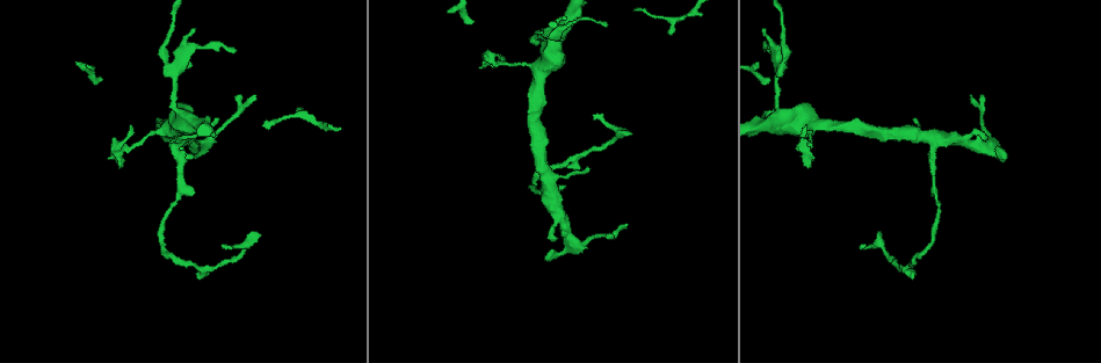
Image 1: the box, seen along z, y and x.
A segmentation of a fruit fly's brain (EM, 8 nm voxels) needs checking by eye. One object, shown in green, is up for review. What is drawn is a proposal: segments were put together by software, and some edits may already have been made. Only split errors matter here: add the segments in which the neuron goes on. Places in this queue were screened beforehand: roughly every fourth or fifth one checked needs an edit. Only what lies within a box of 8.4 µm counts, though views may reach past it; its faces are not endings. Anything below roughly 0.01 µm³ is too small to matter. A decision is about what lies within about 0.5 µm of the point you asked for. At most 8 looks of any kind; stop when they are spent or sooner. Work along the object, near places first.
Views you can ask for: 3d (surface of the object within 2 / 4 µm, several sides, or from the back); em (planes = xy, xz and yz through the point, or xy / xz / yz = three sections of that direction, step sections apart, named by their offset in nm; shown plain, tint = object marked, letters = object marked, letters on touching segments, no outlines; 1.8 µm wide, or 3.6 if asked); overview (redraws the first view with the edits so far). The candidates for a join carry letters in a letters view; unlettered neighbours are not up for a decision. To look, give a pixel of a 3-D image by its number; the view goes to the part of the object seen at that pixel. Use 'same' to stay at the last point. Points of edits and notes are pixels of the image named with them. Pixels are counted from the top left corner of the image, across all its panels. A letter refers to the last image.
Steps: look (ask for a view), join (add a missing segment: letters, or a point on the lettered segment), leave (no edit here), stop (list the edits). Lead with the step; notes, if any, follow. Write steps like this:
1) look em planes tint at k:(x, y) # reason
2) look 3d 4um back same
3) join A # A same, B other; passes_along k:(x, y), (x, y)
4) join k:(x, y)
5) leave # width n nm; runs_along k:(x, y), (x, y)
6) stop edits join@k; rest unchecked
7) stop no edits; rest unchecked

look em planes letters at 1:(297, 109) # branch stops here

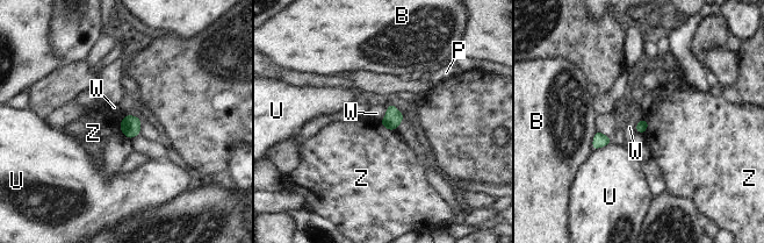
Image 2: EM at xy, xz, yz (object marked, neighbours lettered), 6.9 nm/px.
leave # width 80 nm; B other, P other, U other, W other, Z other; border 2:(643, 116), (635, 126), (635, 131); no lettered segment goes on from it

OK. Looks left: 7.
look 3d 2um at 1:(808, 139)

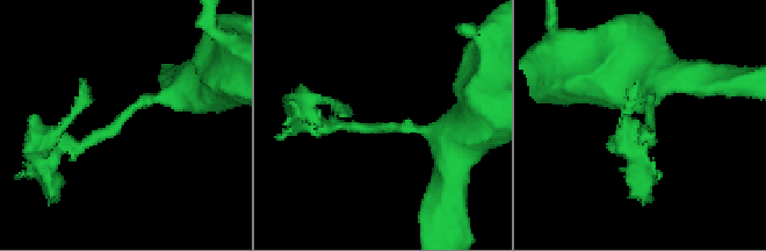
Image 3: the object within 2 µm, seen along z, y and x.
look em planes letters at 3:(653, 116)

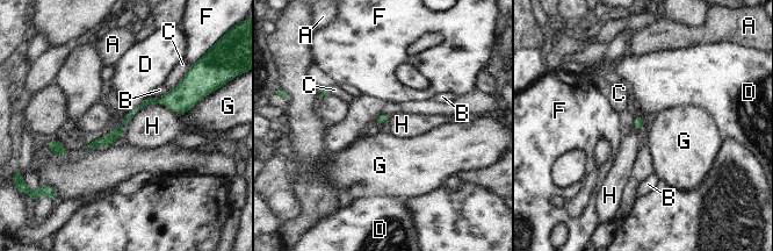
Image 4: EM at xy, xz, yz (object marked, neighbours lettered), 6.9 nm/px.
leave # longest_contact H 440 nm; A other, B other, C other, D other, F other, G other, H other; border 4:(178, 114), (146, 104), (118, 137); none of them fits

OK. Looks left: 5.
look 3d 2um at 1:(233, 51) # tapers out

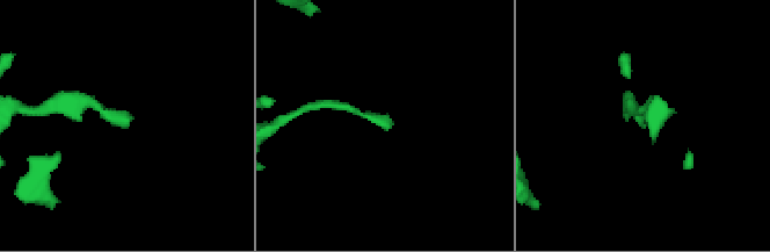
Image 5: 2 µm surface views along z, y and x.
look em xy step 4 letters at 5:(121, 125)

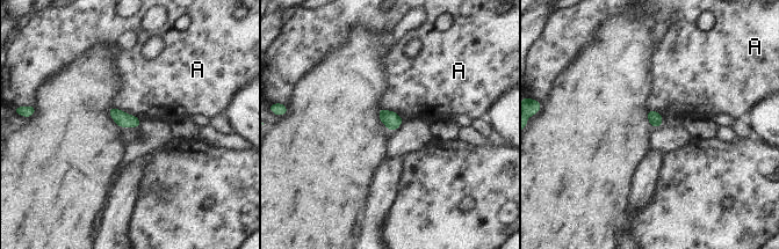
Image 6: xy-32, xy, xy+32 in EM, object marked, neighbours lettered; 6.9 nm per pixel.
look em planes letters same

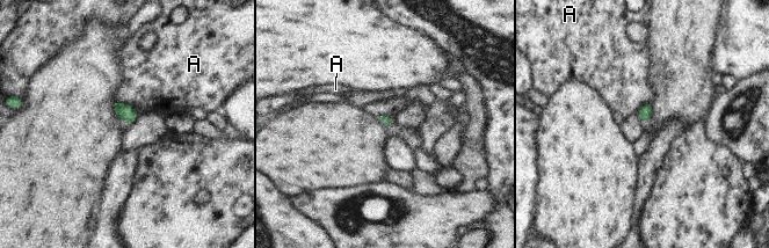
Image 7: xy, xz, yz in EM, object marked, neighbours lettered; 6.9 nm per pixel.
leave # A other; border 7:(116, 100), (129, 103), (139, 111); no lettered segment goes on from it

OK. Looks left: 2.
stop no edits; rest unchecked

